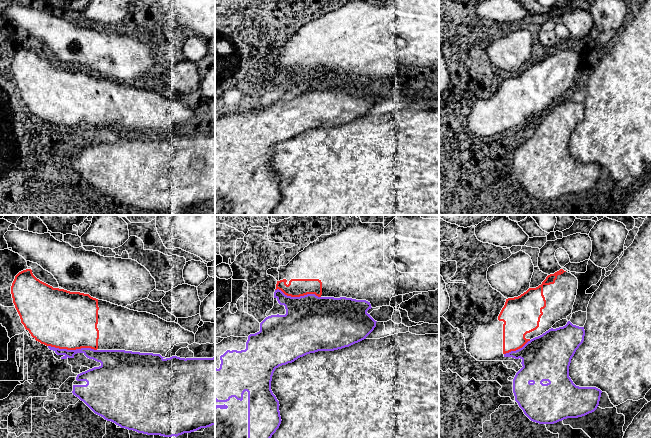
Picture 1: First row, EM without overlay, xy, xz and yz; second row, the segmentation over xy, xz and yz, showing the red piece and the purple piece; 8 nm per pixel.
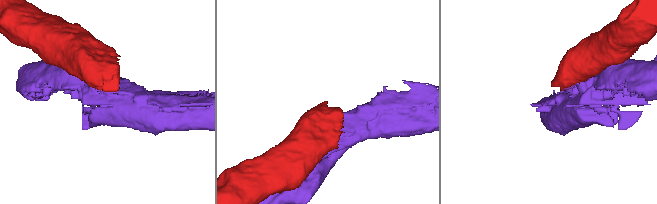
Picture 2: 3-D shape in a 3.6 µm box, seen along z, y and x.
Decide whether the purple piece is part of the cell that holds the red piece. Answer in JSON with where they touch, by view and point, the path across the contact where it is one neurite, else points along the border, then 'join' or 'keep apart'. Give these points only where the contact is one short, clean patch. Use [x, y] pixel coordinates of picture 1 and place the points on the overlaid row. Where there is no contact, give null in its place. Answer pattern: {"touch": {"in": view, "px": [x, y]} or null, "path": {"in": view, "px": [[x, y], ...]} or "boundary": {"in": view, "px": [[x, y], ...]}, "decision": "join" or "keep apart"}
{"touch": {"in": "xy", "px": [72, 349]}, "decision": "keep apart"}

